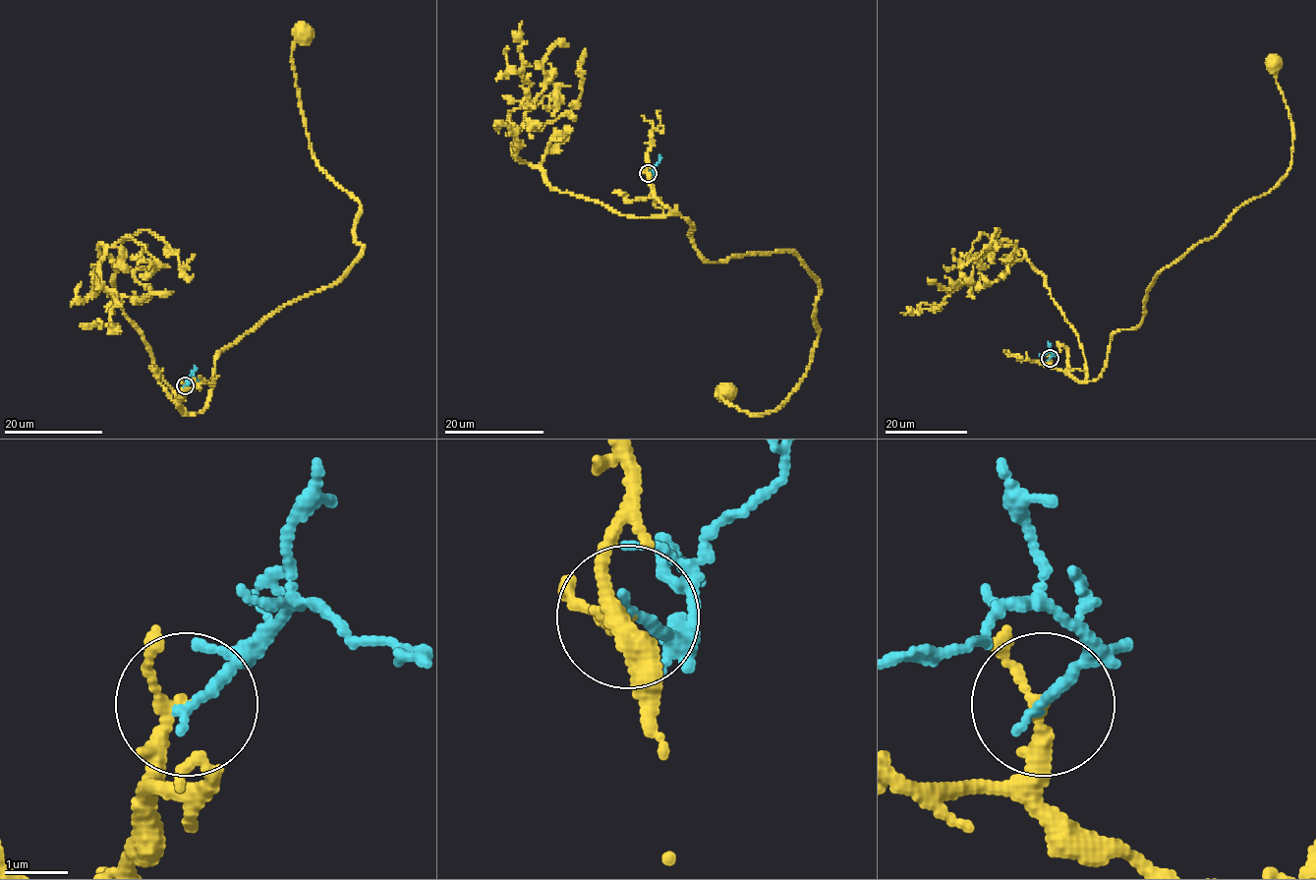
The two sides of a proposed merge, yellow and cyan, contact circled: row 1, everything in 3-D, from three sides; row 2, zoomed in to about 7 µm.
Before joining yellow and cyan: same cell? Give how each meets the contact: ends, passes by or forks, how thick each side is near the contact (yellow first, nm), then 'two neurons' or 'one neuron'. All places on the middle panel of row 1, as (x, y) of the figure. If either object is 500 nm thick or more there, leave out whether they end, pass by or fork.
yellow passes by; cyan ends there; 170 nm thick on the yellow side, 180 nm on the other; one neuron

